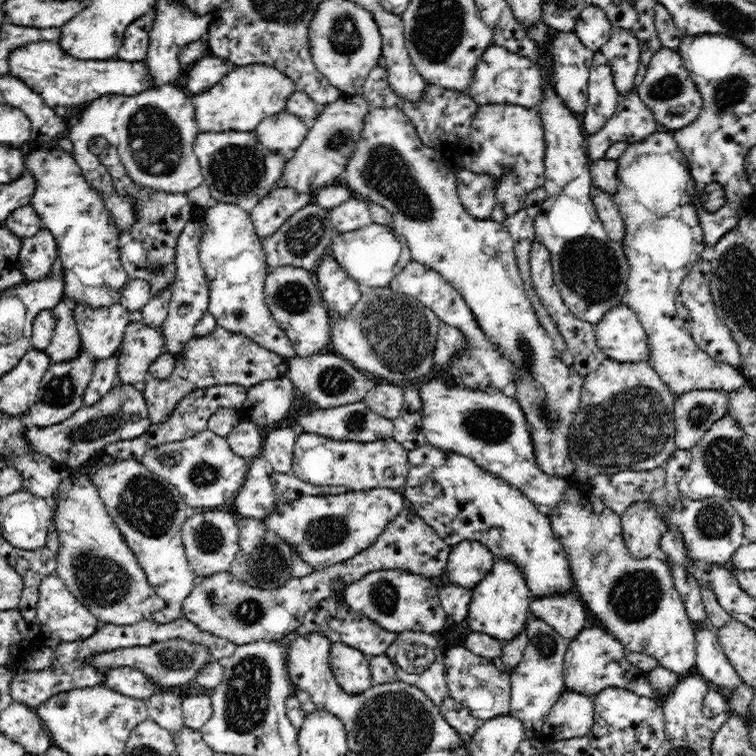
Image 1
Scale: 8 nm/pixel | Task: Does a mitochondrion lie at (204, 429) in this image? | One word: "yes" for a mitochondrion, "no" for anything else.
no

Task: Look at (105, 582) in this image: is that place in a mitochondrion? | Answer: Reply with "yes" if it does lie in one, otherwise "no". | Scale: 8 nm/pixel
yes

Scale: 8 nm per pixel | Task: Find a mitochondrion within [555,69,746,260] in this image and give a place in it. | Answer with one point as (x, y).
(663, 92)

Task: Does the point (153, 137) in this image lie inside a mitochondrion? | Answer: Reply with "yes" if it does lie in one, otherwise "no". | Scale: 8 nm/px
yes

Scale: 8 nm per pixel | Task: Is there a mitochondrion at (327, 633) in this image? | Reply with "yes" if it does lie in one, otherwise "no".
no

